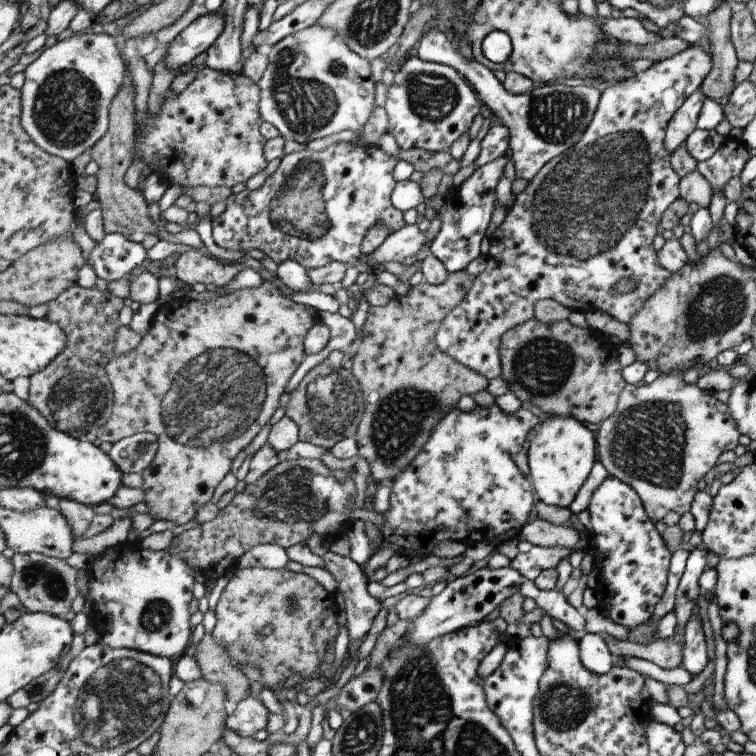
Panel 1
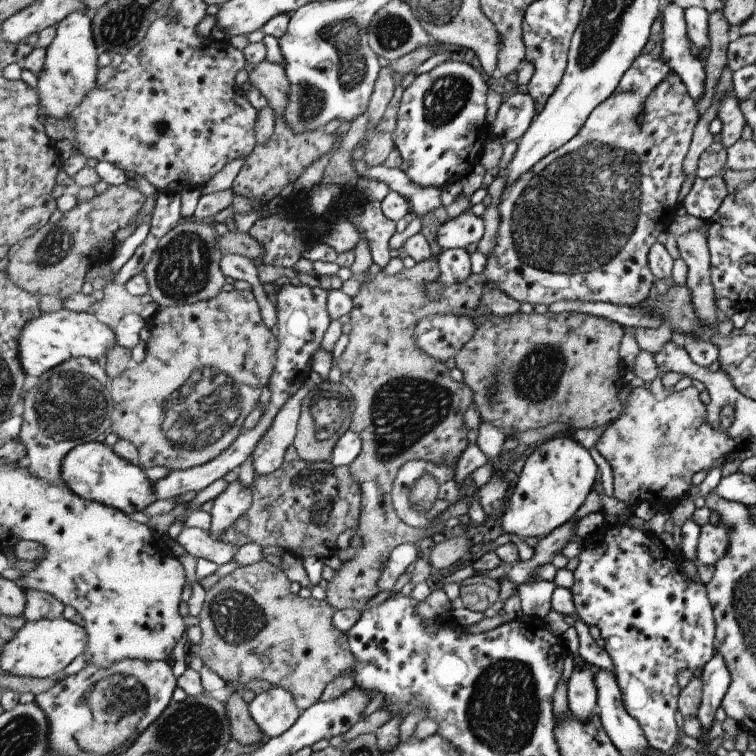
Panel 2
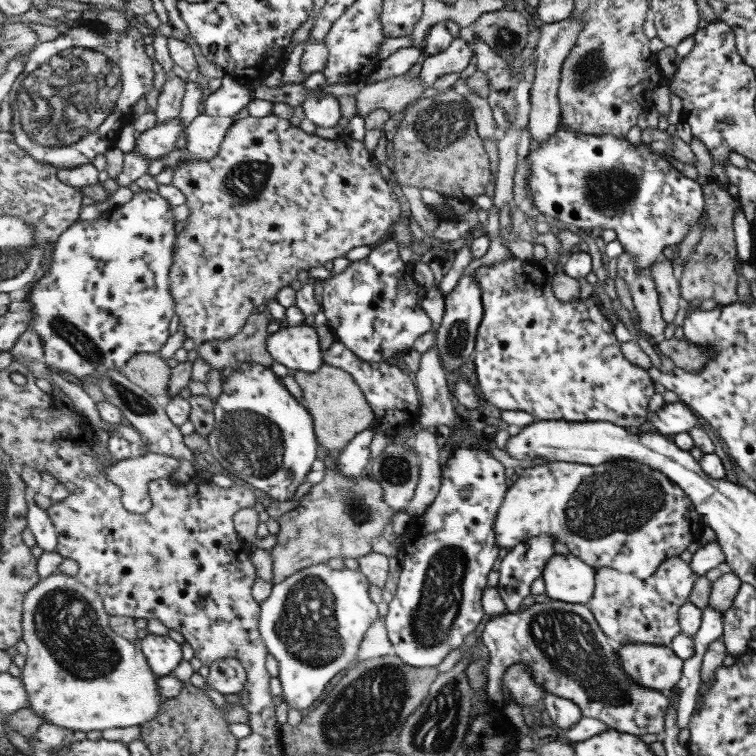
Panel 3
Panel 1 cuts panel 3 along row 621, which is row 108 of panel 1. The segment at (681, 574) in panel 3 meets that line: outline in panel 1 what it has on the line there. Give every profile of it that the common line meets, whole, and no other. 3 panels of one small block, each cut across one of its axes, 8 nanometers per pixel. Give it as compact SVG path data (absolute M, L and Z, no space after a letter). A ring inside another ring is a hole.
M703 42L691 44L686 52L677 54L669 59L658 61L647 71L631 76L606 88L602 92L602 98L598 105L598 110L594 120L583 134L582 140L567 150L562 156L557 156L551 160L539 173L528 182L524 192L516 196L513 206L510 208L509 215L503 225L493 234L489 234L487 241L486 255L488 262L485 270L476 276L473 287L470 289L466 300L459 304L443 321L436 336L437 348L441 349L455 361L474 369L477 373L485 376L490 382L495 378L502 376L501 344L503 336L513 328L527 323L529 320L536 318L534 316L537 304L543 299L552 299L563 304L567 309L580 311L584 314L594 311L604 311L616 320L624 324L631 325L634 317L642 311L643 306L671 279L672 273L666 270L659 263L658 251L653 246L653 240L662 224L665 212L680 197L680 180L681 176L673 169L672 153L665 146L666 133L679 111L679 108L685 104L689 96L699 88L711 66L710 56L707 53L707 47ZM624 280L632 281L636 288L629 293L616 293L618 285Z

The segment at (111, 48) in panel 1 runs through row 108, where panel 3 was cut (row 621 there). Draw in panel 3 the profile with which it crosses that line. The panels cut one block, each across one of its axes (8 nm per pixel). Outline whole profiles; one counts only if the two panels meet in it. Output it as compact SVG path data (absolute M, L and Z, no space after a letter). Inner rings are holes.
M59 572L41 580L39 585L33 588L26 596L22 627L24 630L24 643L27 645L28 652L25 666L21 670L21 677L24 682L24 687L28 692L30 708L33 709L39 717L45 719L47 723L86 733L93 732L93 730L107 730L107 728L142 726L143 724L147 724L147 722L155 720L155 716L159 716L161 708L165 706L165 702L168 700L158 691L158 680L160 677L153 672L142 650L137 650L129 640L126 640L125 637L115 632L113 626L110 624L110 616L107 614L103 598L99 595L99 592L83 585L77 577L71 577Z

